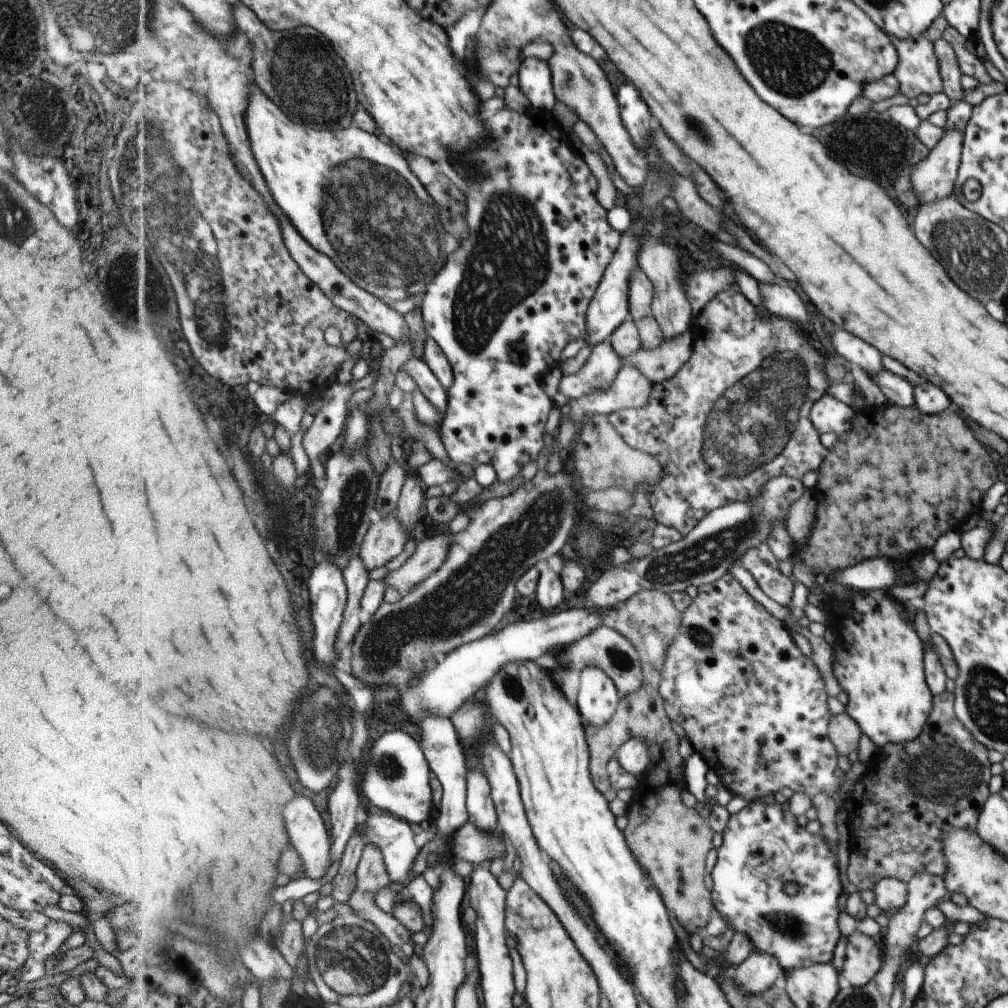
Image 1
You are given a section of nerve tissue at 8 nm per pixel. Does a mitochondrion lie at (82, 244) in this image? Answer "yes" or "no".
no

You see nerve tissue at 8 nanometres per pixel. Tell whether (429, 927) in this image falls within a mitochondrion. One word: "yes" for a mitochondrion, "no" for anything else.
no

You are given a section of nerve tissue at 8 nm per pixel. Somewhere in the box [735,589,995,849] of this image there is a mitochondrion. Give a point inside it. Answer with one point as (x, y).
(957, 771)

